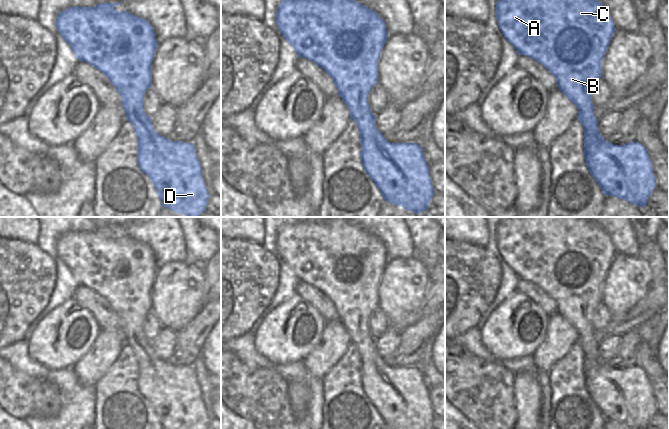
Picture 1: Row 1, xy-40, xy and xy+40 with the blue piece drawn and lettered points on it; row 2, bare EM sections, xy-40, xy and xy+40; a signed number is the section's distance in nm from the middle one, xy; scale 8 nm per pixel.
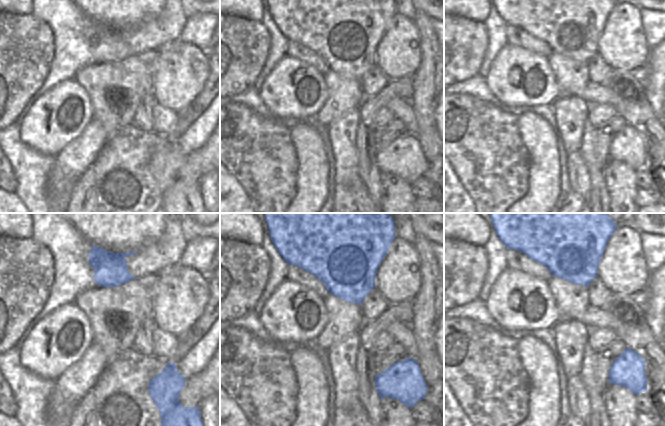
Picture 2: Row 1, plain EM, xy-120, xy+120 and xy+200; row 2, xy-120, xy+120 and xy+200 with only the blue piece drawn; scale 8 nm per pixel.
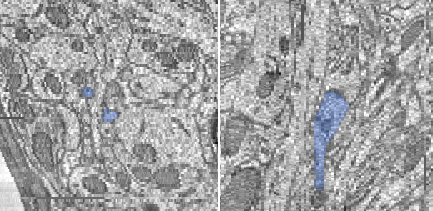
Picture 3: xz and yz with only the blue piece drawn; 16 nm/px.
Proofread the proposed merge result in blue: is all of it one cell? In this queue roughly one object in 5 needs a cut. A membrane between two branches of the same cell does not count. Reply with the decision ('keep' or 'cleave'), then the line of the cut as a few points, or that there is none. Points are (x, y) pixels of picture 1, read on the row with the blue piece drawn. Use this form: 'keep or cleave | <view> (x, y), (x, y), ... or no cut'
keep | no cut

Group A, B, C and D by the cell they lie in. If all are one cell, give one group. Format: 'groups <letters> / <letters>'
groups A B C D

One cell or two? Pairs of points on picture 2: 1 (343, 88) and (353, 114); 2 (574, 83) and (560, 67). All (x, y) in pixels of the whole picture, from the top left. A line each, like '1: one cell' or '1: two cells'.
1: two cells
2: one cell

